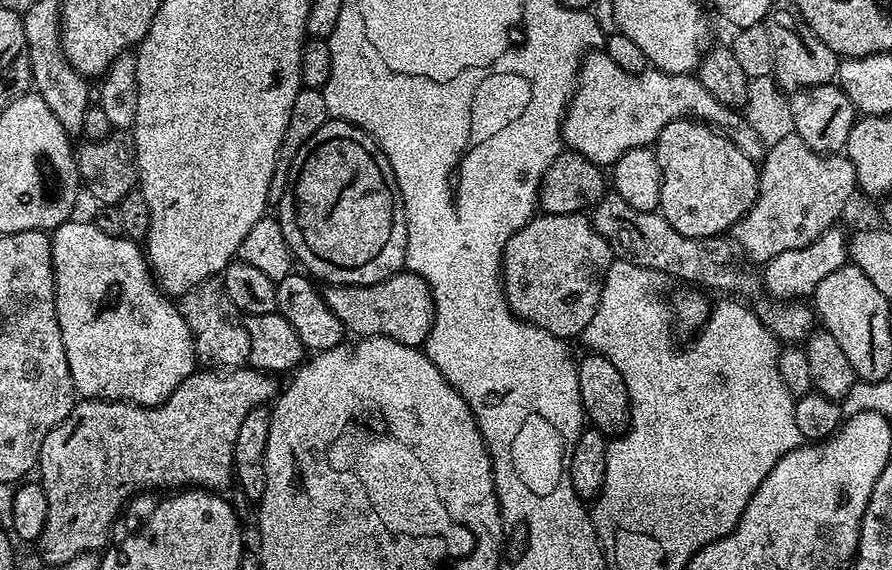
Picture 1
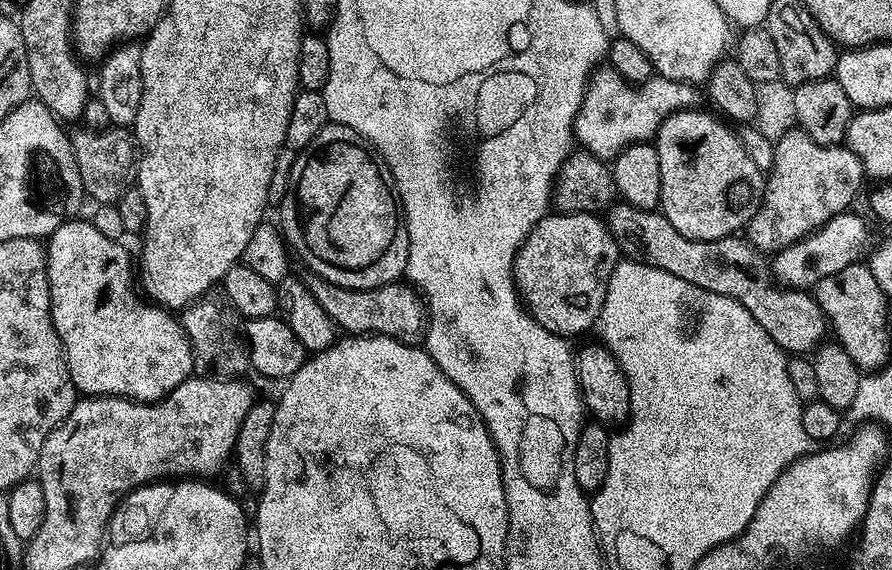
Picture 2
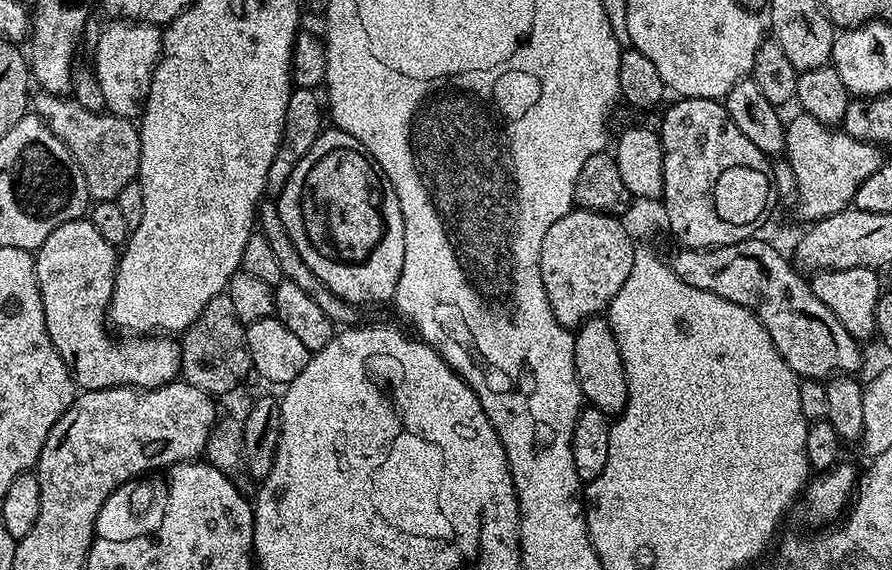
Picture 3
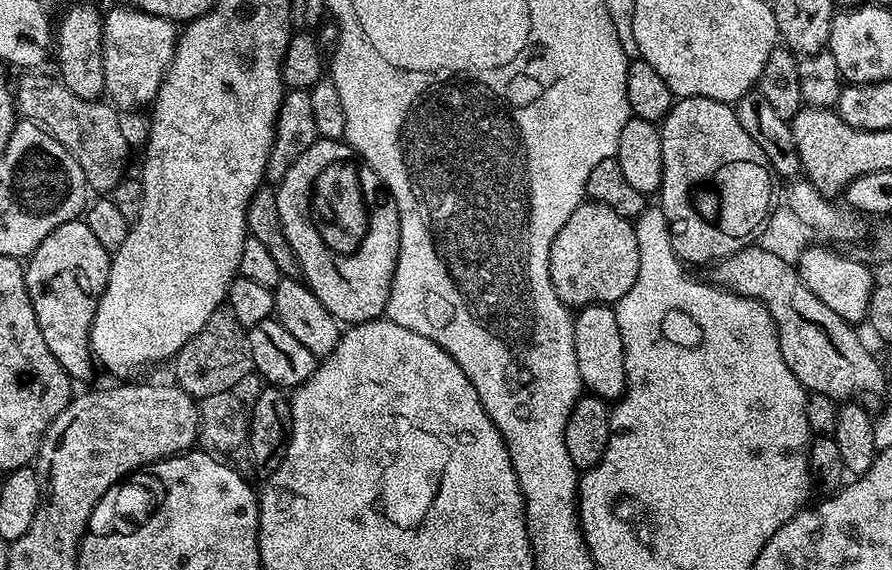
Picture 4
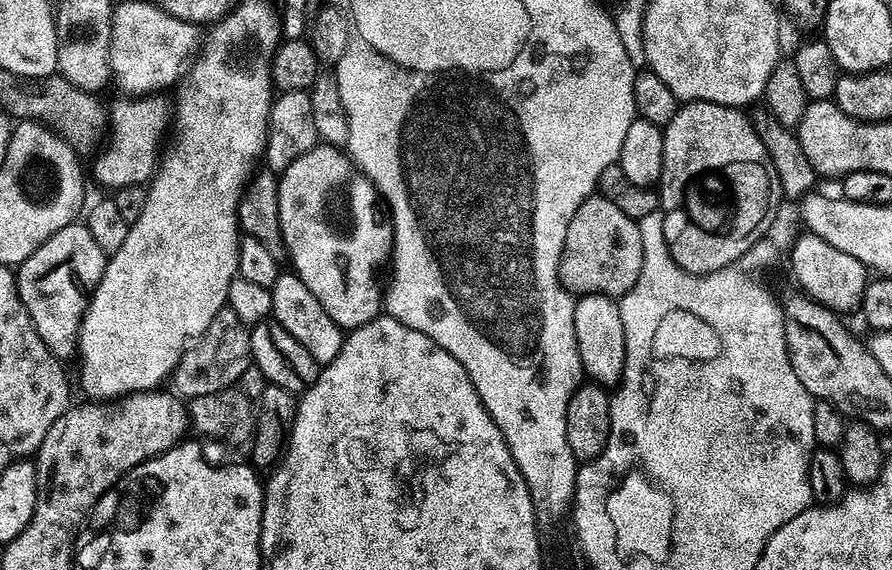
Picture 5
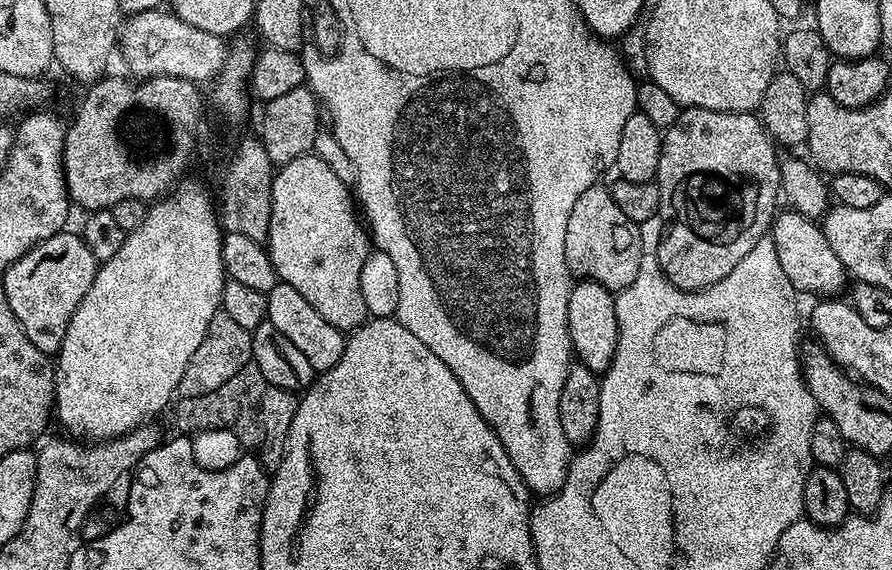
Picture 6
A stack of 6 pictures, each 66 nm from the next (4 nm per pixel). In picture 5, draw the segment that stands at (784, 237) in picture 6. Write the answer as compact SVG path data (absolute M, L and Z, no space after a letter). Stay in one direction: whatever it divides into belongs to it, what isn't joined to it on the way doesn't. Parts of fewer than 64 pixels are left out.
M805 231L803 235L792 244L792 272L796 275L797 282L804 287L801 288L803 295L811 296L817 304L825 304L827 308L837 314L852 312L855 308L857 311L864 303L864 291L870 279L870 270L862 262L858 262L858 258L853 258L852 255L830 246L830 242L826 242L826 238L818 238L809 231Z

